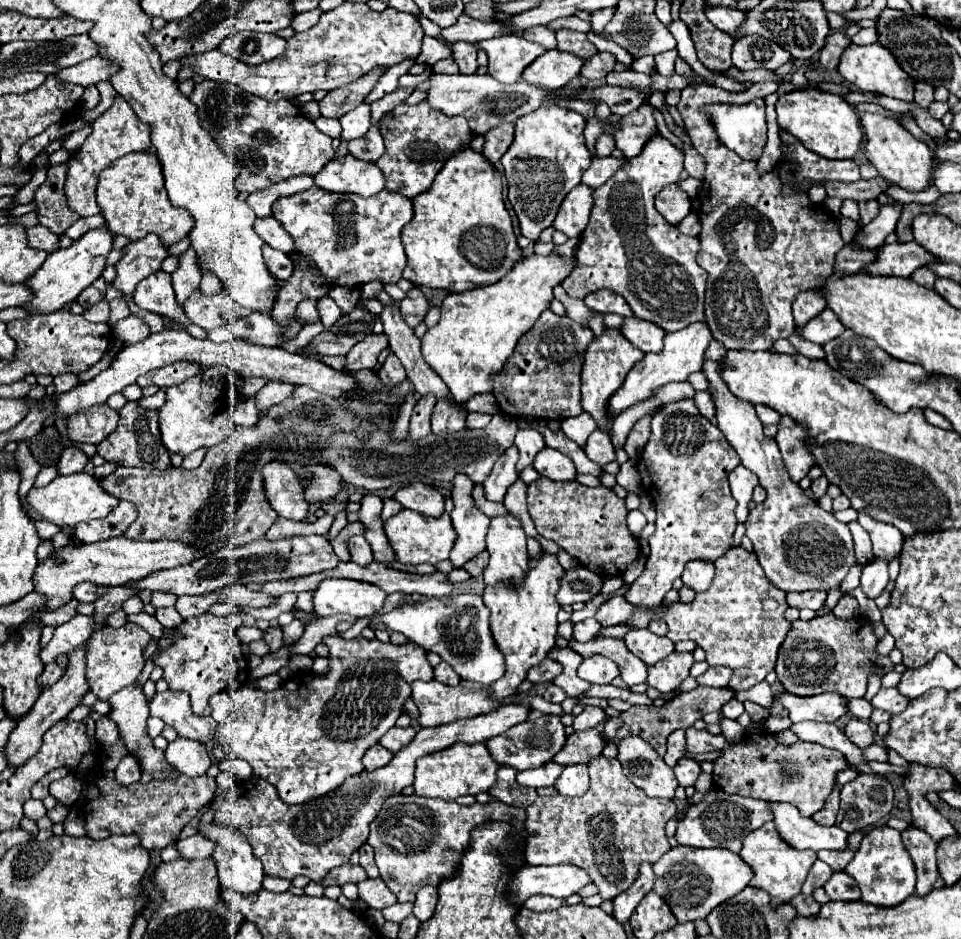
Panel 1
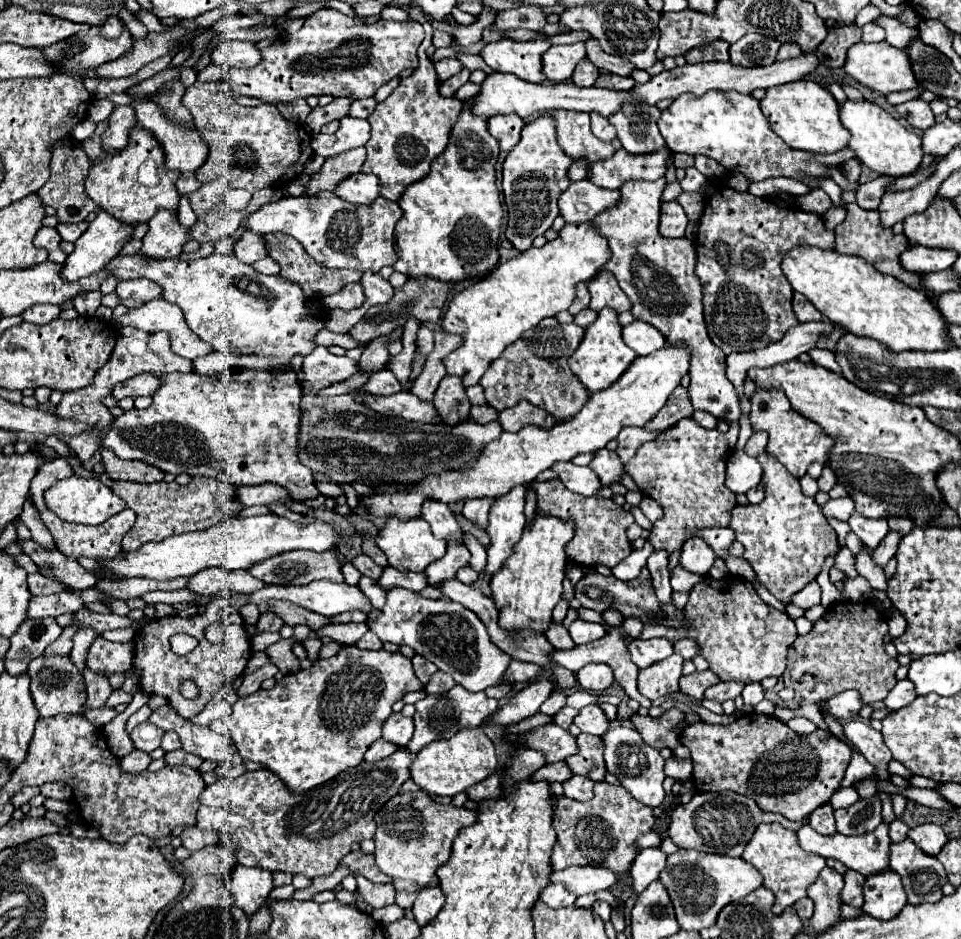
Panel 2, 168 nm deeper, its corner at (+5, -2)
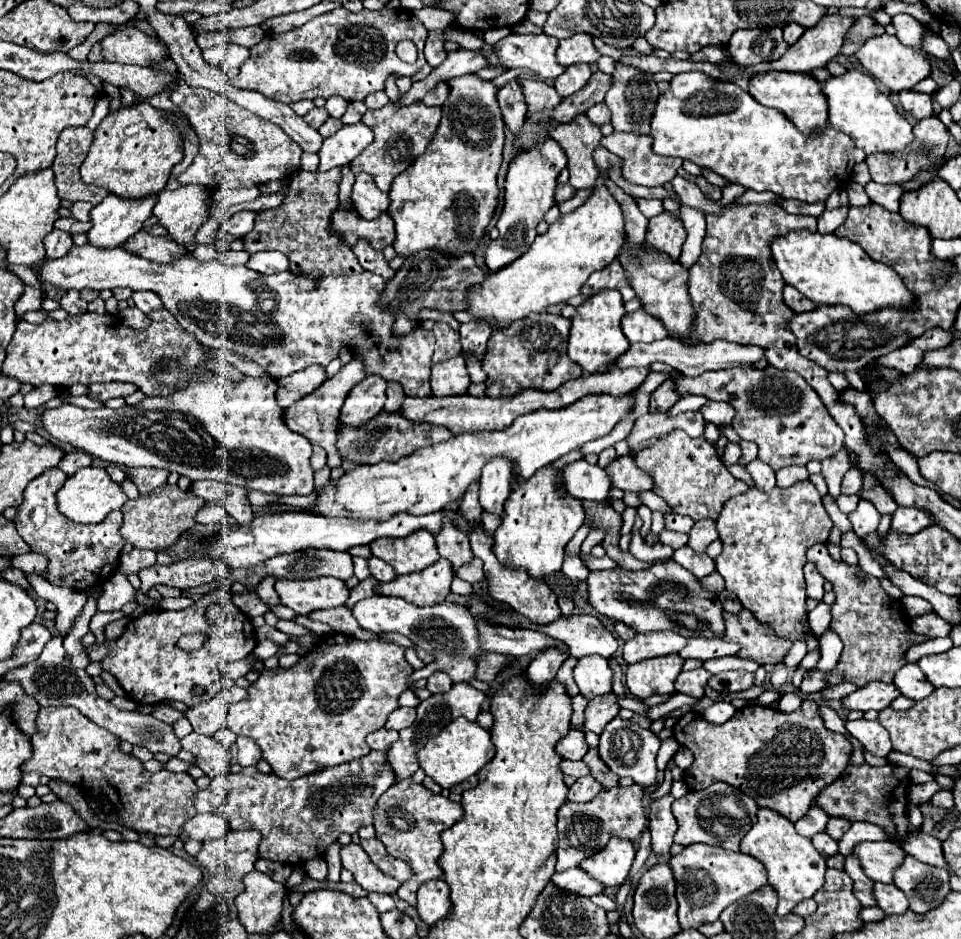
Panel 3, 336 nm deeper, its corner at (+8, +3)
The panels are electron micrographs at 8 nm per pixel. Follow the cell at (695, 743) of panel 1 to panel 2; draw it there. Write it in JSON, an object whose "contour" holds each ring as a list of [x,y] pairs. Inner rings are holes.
{"contour":[[[743,714],[727,726],[713,726],[705,722],[689,724],[681,730],[679,740],[691,750],[693,760],[693,786],[697,792],[723,792],[733,790],[753,798],[761,810],[781,814],[789,820],[803,820],[815,808],[829,802],[839,788],[843,774],[851,760],[851,748],[837,740],[831,732],[817,728],[811,734],[797,734],[775,716],[765,714]]]}

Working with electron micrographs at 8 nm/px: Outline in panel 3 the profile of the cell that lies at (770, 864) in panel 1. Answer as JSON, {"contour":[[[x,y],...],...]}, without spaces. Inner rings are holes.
{"contour":[[[764,807],[758,809],[758,821],[740,841],[740,851],[752,855],[766,867],[768,883],[778,893],[776,913],[780,917],[788,915],[798,901],[812,897],[824,885],[824,873],[828,869],[826,861],[820,857],[820,853],[816,853],[810,839],[804,839],[802,835],[796,833],[792,821],[788,821],[786,817],[782,817],[772,809],[764,809]]]}

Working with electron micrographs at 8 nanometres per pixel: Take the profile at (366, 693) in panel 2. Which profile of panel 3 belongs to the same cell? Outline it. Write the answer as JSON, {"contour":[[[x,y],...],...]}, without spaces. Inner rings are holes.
{"contour":[[[340,635],[340,639],[342,641],[332,643],[322,641],[290,669],[264,669],[262,661],[256,659],[254,669],[262,671],[260,679],[250,685],[246,699],[228,709],[226,725],[236,735],[250,737],[260,747],[262,757],[270,763],[272,771],[282,779],[296,779],[364,757],[370,751],[364,741],[366,735],[384,727],[388,715],[400,707],[400,693],[408,689],[408,679],[414,669],[404,659],[404,647],[378,639],[360,641],[348,635]]]}

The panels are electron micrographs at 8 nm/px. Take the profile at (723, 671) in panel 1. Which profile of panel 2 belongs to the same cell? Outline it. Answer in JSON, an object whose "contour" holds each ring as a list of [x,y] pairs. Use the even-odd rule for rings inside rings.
{"contour":[[[711,670],[705,672],[693,672],[689,676],[681,676],[679,680],[679,690],[695,700],[703,700],[703,692],[713,686],[715,682],[719,682],[717,674],[713,674]]]}

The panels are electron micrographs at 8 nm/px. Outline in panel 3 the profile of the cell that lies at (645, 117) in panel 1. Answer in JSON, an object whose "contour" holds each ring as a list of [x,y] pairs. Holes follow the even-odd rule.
{"contour":[[[616,63],[614,83],[612,83],[612,87],[610,87],[610,91],[606,93],[606,99],[604,99],[604,103],[612,111],[612,127],[620,133],[650,135],[650,119],[652,119],[658,97],[660,97],[660,93],[658,93],[656,81],[652,79],[652,73]]]}

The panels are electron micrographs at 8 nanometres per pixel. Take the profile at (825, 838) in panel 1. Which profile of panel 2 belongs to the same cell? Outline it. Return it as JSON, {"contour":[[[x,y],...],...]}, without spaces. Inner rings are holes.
{"contour":[[[881,822],[877,826],[877,830],[869,832],[869,834],[861,834],[861,836],[843,836],[843,834],[835,834],[831,838],[817,834],[811,826],[803,826],[797,832],[799,838],[799,846],[803,846],[803,850],[807,852],[815,852],[823,858],[835,858],[839,862],[843,862],[847,868],[863,874],[863,876],[873,876],[879,872],[885,872],[889,866],[889,822]]]}

